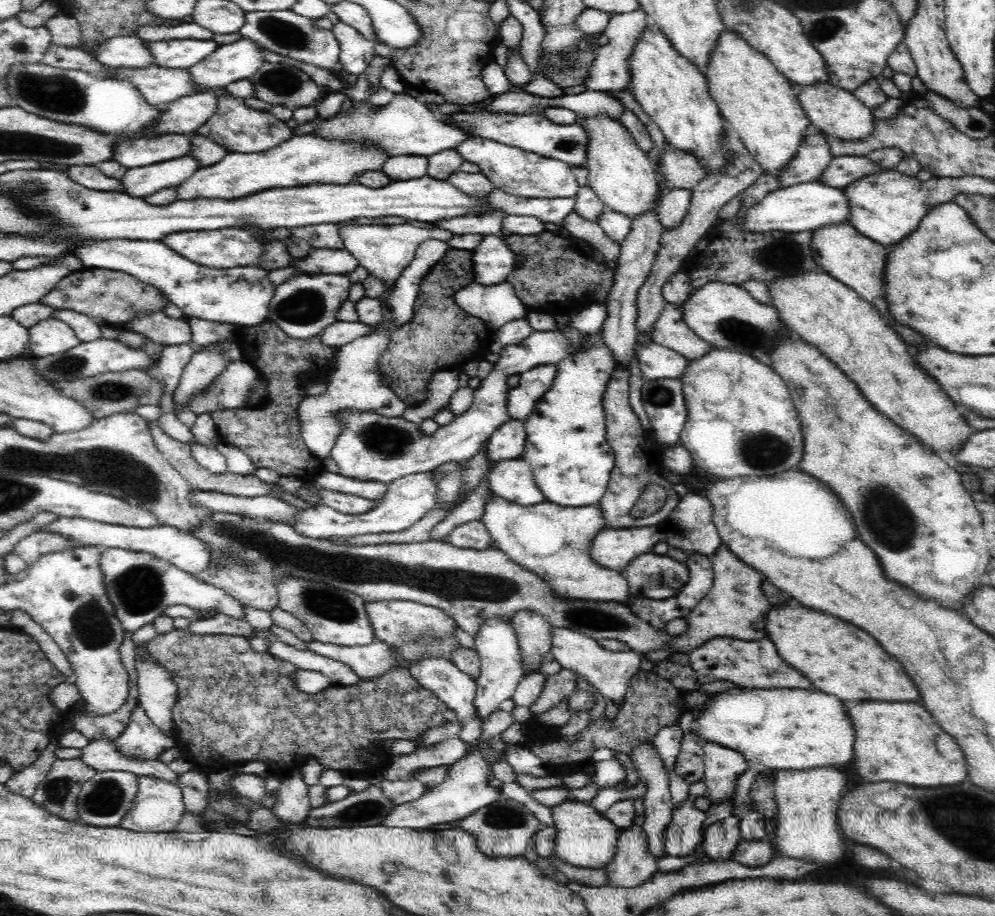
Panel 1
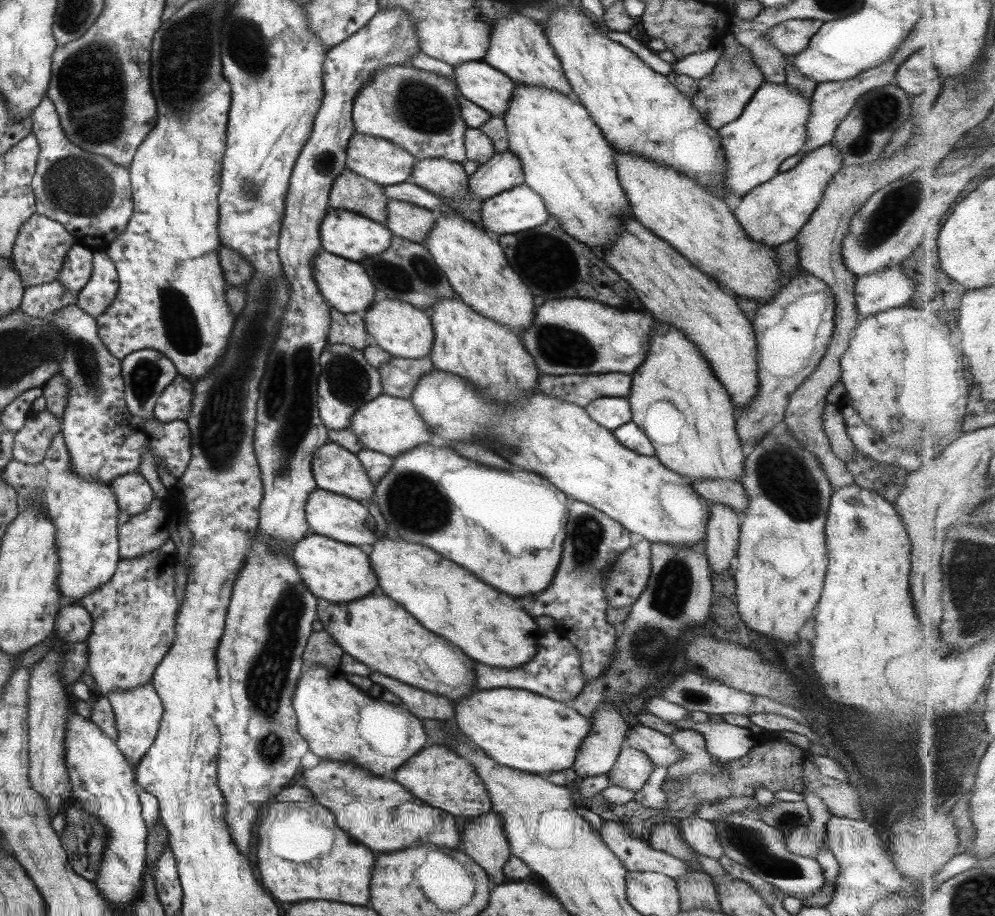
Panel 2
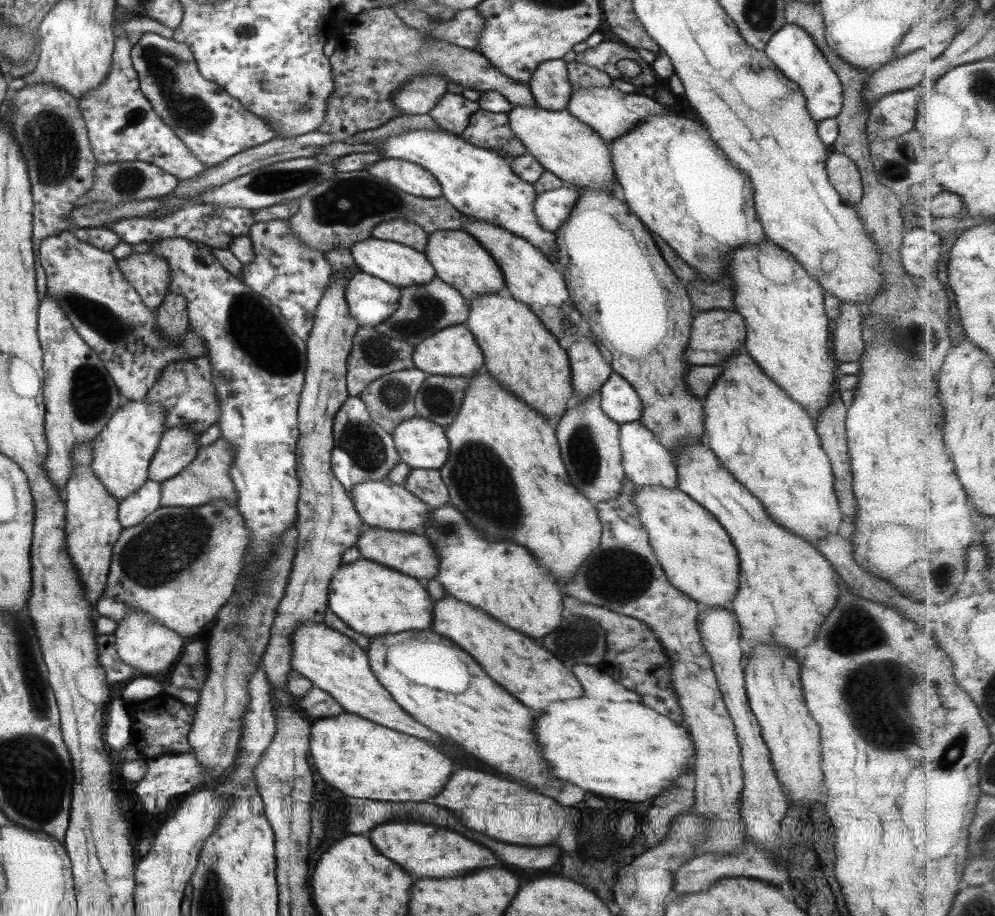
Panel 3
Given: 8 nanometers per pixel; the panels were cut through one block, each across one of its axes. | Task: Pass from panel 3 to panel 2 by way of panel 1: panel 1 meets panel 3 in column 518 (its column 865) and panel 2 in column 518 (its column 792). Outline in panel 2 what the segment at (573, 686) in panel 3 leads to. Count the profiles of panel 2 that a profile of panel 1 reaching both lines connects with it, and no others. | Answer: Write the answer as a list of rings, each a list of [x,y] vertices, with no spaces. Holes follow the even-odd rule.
[[[391,532],[386,533],[385,536],[377,533],[376,541],[366,549],[371,568],[375,572],[379,588],[381,588],[379,591],[383,595],[405,608],[421,626],[425,626],[425,630],[459,646],[461,652],[467,654],[475,662],[481,662],[485,666],[493,666],[493,668],[517,668],[534,657],[539,635],[537,626],[535,626],[533,618],[515,606],[513,598],[483,584],[481,580],[475,578],[474,574],[469,574],[467,569],[461,570],[462,566],[457,566],[449,560],[443,560],[433,550],[419,546],[419,544],[395,542],[393,538],[395,536]]]

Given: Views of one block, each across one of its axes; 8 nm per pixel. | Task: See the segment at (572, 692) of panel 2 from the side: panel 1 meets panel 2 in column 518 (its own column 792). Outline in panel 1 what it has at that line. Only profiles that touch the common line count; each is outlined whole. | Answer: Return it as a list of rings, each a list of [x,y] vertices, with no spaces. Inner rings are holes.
[[[714,637],[698,649],[689,652],[691,667],[695,672],[698,685],[716,681],[730,681],[743,689],[752,688],[802,688],[812,690],[808,678],[804,678],[799,670],[786,664],[770,637],[756,641],[744,641],[740,638]]]

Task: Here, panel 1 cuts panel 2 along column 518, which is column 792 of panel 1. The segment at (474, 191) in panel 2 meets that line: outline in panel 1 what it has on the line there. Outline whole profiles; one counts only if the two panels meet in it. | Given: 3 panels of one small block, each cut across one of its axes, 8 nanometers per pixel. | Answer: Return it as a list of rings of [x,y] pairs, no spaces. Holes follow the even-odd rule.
[[[816,130],[816,133],[806,137],[800,150],[790,166],[777,176],[780,179],[782,187],[790,186],[796,183],[816,181],[825,171],[832,157],[832,148],[825,134]]]

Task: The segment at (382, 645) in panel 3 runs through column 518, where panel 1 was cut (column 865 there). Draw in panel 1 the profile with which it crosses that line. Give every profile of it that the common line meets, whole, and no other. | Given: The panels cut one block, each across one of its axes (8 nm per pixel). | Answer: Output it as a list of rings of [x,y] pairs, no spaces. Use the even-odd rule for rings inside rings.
[[[860,702],[850,710],[856,730],[854,766],[868,782],[900,782],[908,786],[950,786],[968,774],[958,743],[918,704],[908,702]]]

